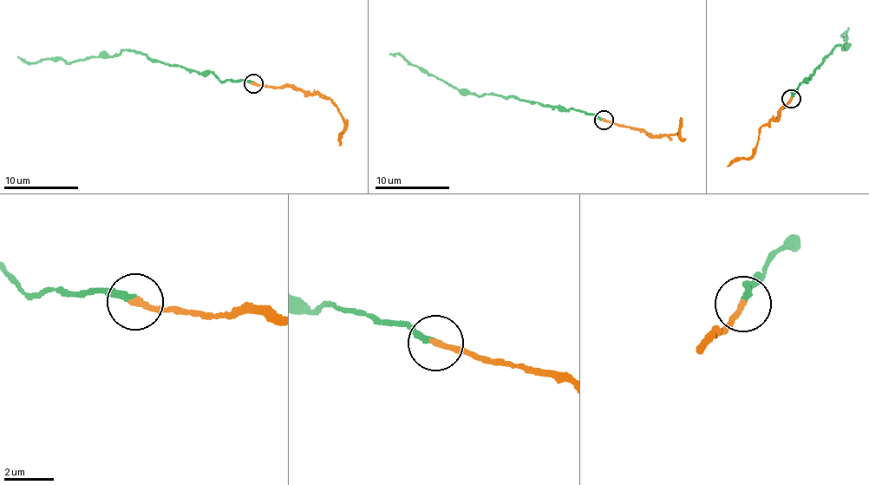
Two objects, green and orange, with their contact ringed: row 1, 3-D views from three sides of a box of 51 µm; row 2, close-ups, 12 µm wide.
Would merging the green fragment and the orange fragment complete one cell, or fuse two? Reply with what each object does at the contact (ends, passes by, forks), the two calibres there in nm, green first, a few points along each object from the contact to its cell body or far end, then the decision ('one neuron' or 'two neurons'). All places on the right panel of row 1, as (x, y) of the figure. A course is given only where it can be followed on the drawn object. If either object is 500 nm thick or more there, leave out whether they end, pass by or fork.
green ends | orange ends | 240/240 nm | green via (792, 99), (826, 56), (840, 45), (847, 47), (842, 35), (847, 28) | orange via (792, 99), (778, 108), (779, 117), (761, 130), (754, 154), (747, 159), (736, 158), (728, 166) | two neurons

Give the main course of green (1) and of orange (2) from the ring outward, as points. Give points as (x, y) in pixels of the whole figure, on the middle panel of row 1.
1: (603, 121), (596, 115), (519, 101), (509, 95), (507, 97), (460, 92), (420, 70), (401, 55), (389, 53)
2: (603, 121), (642, 128), (650, 136), (678, 135), (680, 140), (682, 118)

